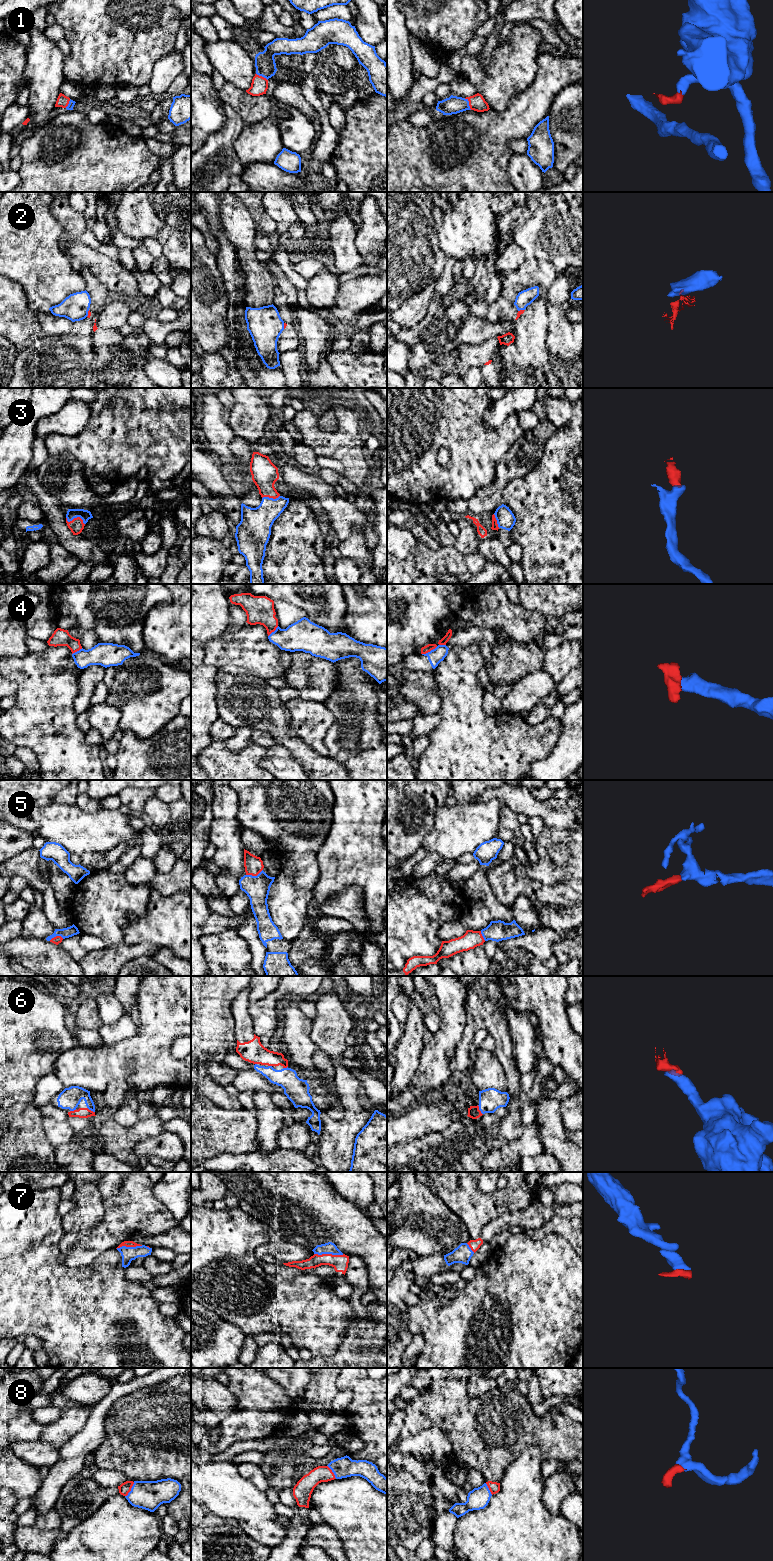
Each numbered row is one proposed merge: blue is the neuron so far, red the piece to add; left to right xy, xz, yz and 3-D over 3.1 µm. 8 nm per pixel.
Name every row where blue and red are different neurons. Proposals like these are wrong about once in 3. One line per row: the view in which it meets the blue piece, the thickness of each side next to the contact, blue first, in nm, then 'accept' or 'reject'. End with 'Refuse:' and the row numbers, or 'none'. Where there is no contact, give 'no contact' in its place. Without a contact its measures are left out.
1: yz | 140/130 nm | accept
2: xy | 220/30 nm | reject
3: xy | 90/120 nm | accept
4: yz | 120/60 nm | reject
5: xz | 200/150 nm | accept
6: yz | 180/100 nm | accept
7: xz | 100/130 nm | accept
8: xy | 240/90 nm | accept
Refuse: 2, 4

